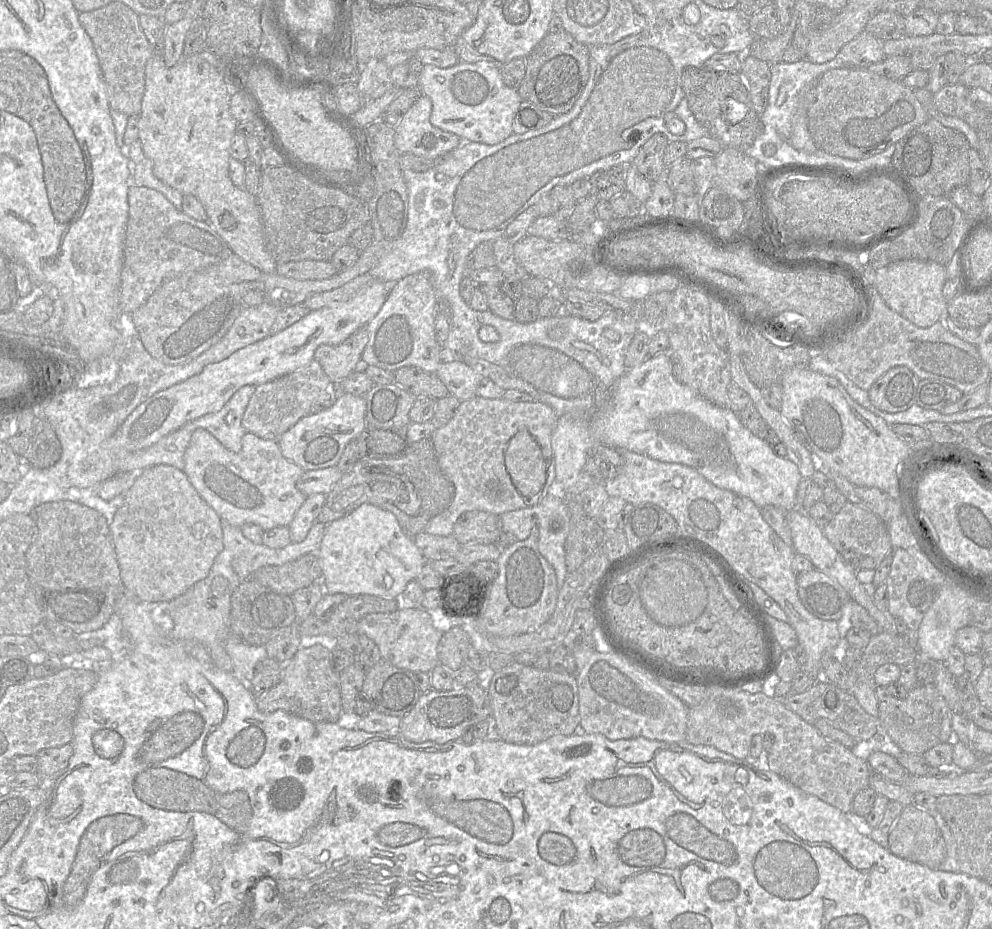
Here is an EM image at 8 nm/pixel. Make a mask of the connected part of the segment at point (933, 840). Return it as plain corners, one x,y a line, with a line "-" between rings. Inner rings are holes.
914,804
904,806
894,826
888,833
888,849
894,855
937,869
946,857
946,844
931,814

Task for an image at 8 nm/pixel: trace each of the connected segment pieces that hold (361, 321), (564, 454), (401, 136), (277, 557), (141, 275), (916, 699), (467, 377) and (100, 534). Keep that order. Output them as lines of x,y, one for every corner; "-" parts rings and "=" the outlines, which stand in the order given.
376,280
371,285
363,288
356,296
343,305
310,311
299,321
274,335
241,348
220,362
208,364
199,374
157,392
141,403
119,426
114,434
116,447
120,447
129,452
147,449
187,422
219,411
242,386
264,384
307,366
314,360
314,352
317,347
323,344
340,344
357,329
366,326
383,306
390,291
390,285
392,284
386,284
383,281
=
669,352
649,357
643,364
627,369
611,388
612,407
606,413
589,417
564,415
558,418
552,433
555,481
567,488
576,480
591,449
604,444
620,451
627,450
665,463
677,463
695,469
715,486
751,499
759,508
766,505
786,511
796,509
796,494
802,475
787,457
779,457
763,439
754,435
740,421
738,413
718,406
700,396
689,386
678,382
671,369
=
422,95
404,114
394,135
394,144
400,154
438,158
461,145
463,141
458,135
431,124
431,111
430,98
=
221,519
221,527
224,547
216,557
208,576
175,599
156,603
157,607
162,608
172,618
172,637
175,640
198,641
208,649
214,666
220,670
232,672
232,662
225,650
224,643
230,634
230,610
233,593
243,581
251,579
253,573
261,567
279,566
303,555
317,553
326,524
316,521
302,542
291,543
279,549
253,543
242,534
240,527
233,526
224,519
=
131,185
128,205
119,289
121,313
132,314
144,305
166,280
205,269
233,253
208,220
199,221
186,215
155,189
=
919,684
908,691
905,698
896,698
885,686
875,687
878,702
878,724
904,752
923,755
931,747
951,742
954,738
951,717
953,712
935,685
=
445,354
436,374
446,386
449,395
455,396
460,401
474,397
478,384
483,378
464,362
449,359
=
65,500
41,504
33,509
31,516
35,523
35,536
26,553
26,572
36,594
39,606
43,611
44,620
50,619
57,621
70,628
75,635
91,632
101,628
109,620
110,616
116,612
116,604
120,597
124,595
124,587
121,580
120,568
114,548
113,538
106,519
92,508
80,503

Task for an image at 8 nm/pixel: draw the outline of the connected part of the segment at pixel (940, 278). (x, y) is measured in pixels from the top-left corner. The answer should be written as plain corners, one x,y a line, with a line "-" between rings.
899,260
876,270
875,288
895,312
920,328
928,328
947,314
942,294
946,267
934,261

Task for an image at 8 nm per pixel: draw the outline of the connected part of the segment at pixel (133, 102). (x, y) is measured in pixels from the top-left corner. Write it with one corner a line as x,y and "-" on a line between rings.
121,2
80,12
78,20
90,37
103,74
110,109
139,115
145,90
145,67
154,55
139,24
139,15

